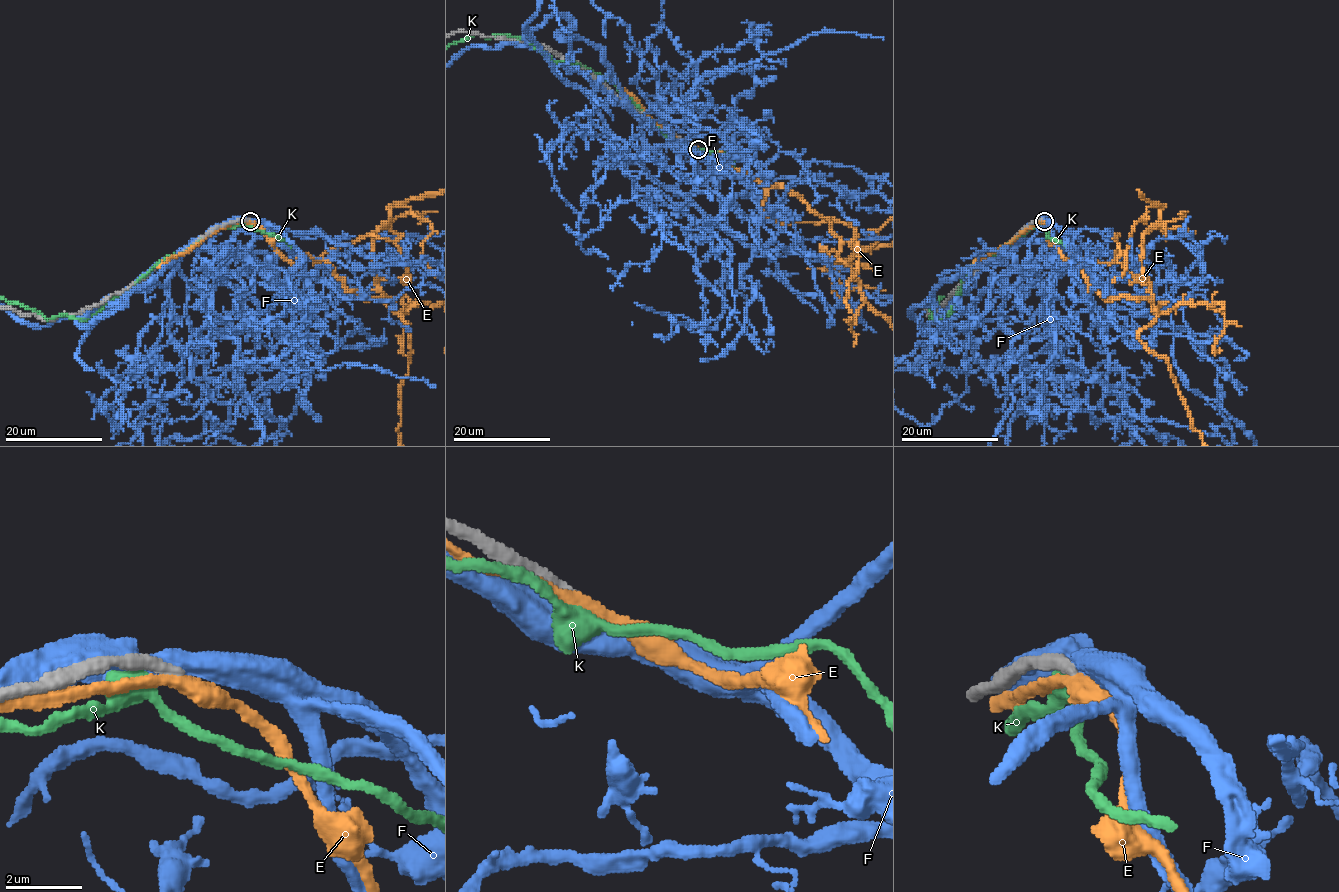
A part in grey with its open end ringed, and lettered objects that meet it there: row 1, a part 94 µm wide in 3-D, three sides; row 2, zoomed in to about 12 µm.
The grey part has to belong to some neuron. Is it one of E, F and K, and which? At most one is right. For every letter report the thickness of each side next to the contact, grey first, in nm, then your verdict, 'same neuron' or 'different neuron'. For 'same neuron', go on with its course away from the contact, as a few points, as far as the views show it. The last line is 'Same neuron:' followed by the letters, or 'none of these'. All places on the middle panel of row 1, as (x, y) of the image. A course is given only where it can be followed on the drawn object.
E: calibres 360 and 360 nm; different neuron
F: calibres 360 and 800 nm; different neuron
K: calibres 480 and 400 nm; different neuron
Same neuron: none of these

